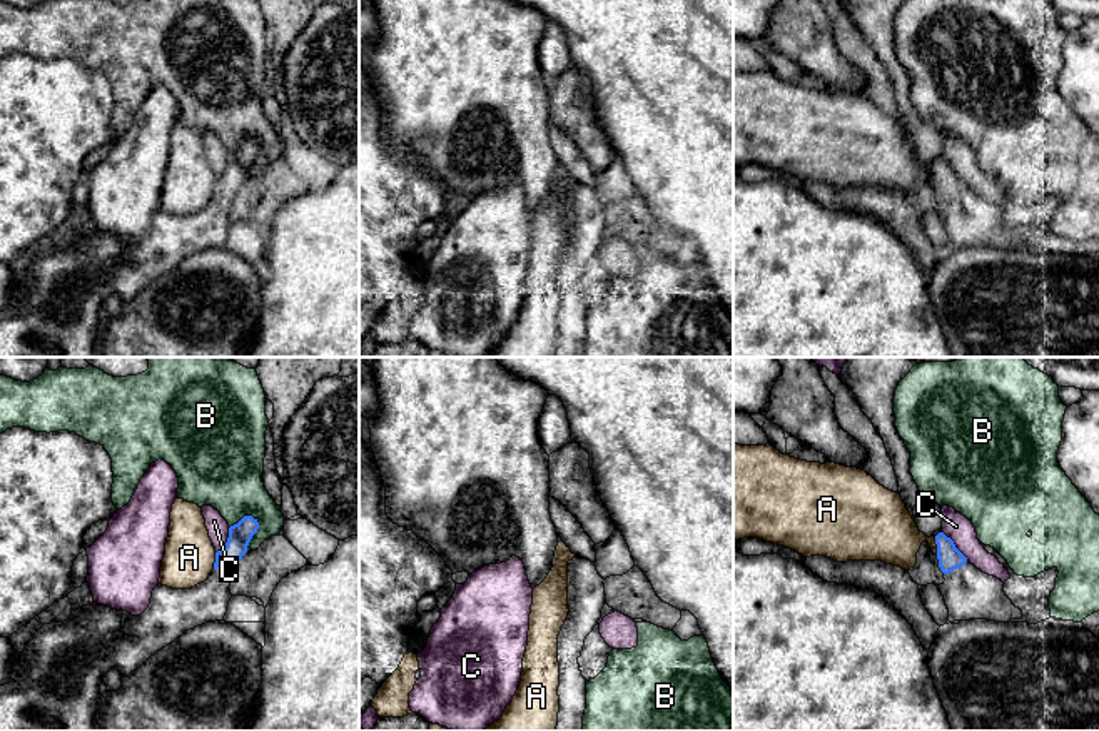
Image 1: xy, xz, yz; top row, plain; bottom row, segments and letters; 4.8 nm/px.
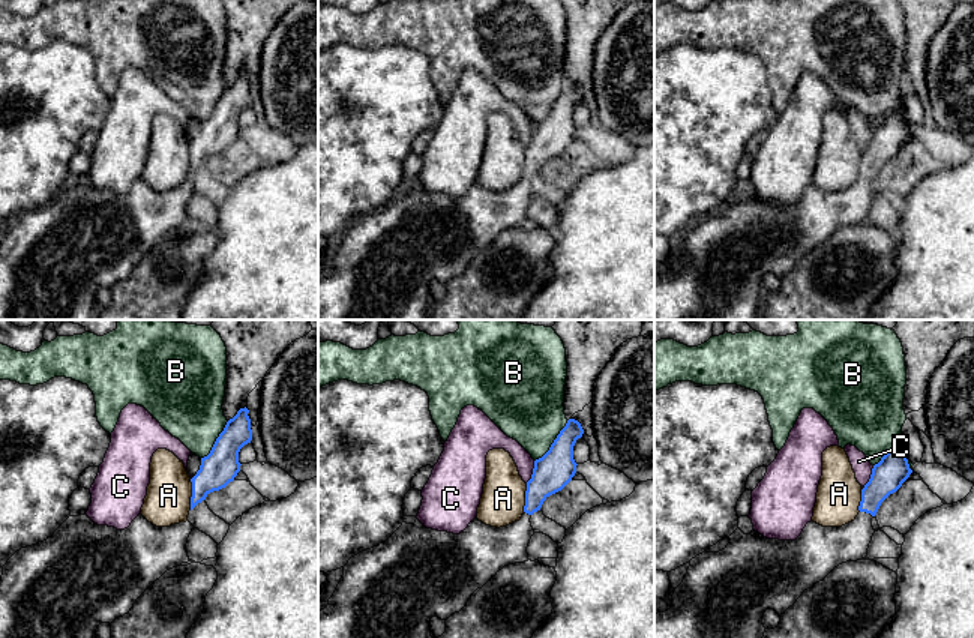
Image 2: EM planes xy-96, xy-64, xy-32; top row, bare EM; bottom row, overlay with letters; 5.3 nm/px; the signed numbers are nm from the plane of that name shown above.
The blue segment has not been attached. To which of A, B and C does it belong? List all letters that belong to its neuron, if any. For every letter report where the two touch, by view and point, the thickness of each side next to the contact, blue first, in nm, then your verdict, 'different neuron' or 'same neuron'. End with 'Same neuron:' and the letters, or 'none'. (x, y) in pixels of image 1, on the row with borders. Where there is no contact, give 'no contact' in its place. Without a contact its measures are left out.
A: contact yz (937, 546); calibres 110 and 280 nm; different neuron
B: contact xy (256, 531); calibres 110 and 280 nm; different neuron
C: contact yz (954, 544); calibres 110 and 130 nm; different neuron
Same neuron: none

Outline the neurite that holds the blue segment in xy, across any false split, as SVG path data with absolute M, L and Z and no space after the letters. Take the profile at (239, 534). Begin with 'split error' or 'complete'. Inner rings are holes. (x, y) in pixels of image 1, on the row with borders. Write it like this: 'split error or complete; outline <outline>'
split error; outline M244 516L229 527L227 542L215 552L214 569L204 582L190 589L157 584L140 616L94 602L72 611L63 623L43 624L25 646L25 664L17 678L0 686L0 731L95 731L95 714L104 698L100 684L110 669L117 669L122 678L129 676L185 631L224 621L232 597L232 571L257 529L257 519Z

